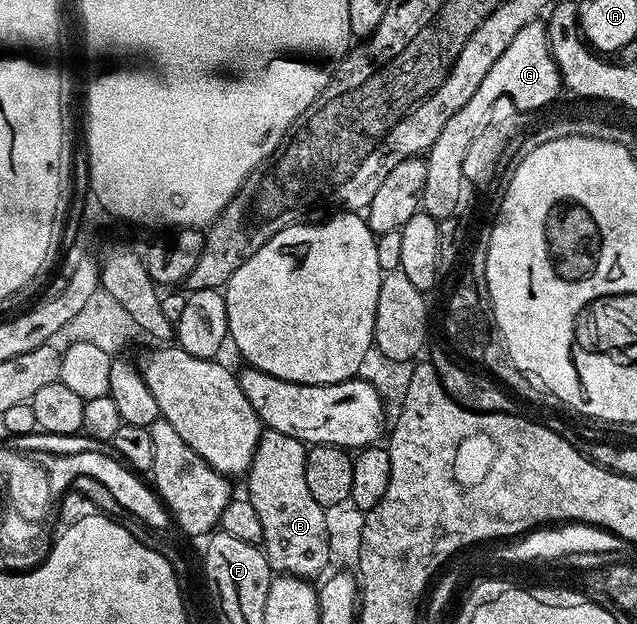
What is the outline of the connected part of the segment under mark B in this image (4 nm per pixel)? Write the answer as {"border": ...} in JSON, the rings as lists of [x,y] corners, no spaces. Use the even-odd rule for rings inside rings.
{"border":[[[269,430],[263,431],[258,442],[258,451],[254,453],[254,461],[250,463],[250,471],[245,473],[248,498],[256,515],[260,517],[262,538],[260,547],[266,553],[266,560],[275,573],[303,578],[321,577],[332,564],[329,550],[329,536],[325,521],[326,509],[312,498],[308,490],[308,482],[304,482],[304,462],[306,461],[307,445],[301,440],[292,438],[292,434],[280,434]]]}

